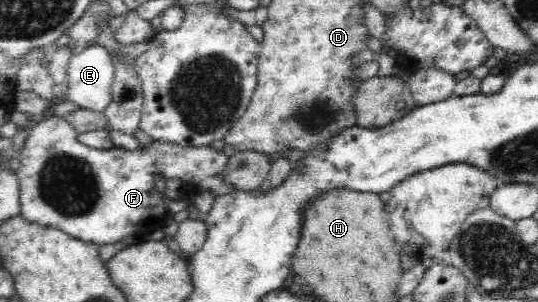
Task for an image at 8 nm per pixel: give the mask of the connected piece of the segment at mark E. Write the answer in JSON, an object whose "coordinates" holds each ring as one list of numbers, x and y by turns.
{"coordinates":[[98,43,86,46,77,54,71,54,65,68,65,88,68,101,76,102,80,109,102,111,111,101,113,66,110,52]]}

